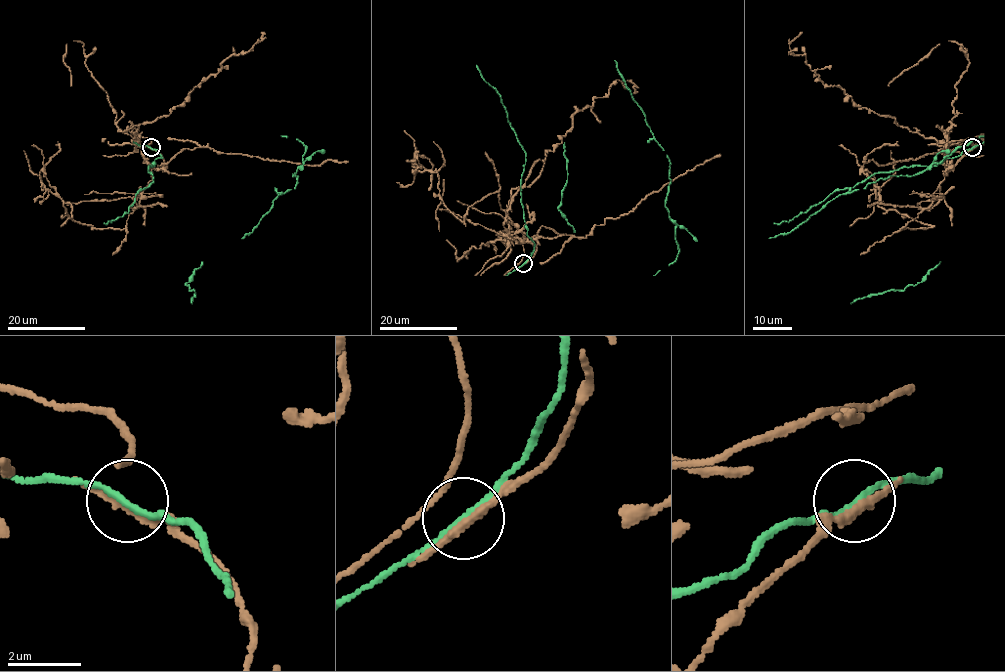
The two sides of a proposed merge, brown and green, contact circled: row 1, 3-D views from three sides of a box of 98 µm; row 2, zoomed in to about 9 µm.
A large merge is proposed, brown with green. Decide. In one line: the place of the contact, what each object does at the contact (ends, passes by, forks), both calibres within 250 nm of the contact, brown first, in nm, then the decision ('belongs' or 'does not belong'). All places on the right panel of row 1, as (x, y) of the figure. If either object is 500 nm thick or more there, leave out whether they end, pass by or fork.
(972, 147) | brown passes by | green passes by | 240/150 nm | does not belong

